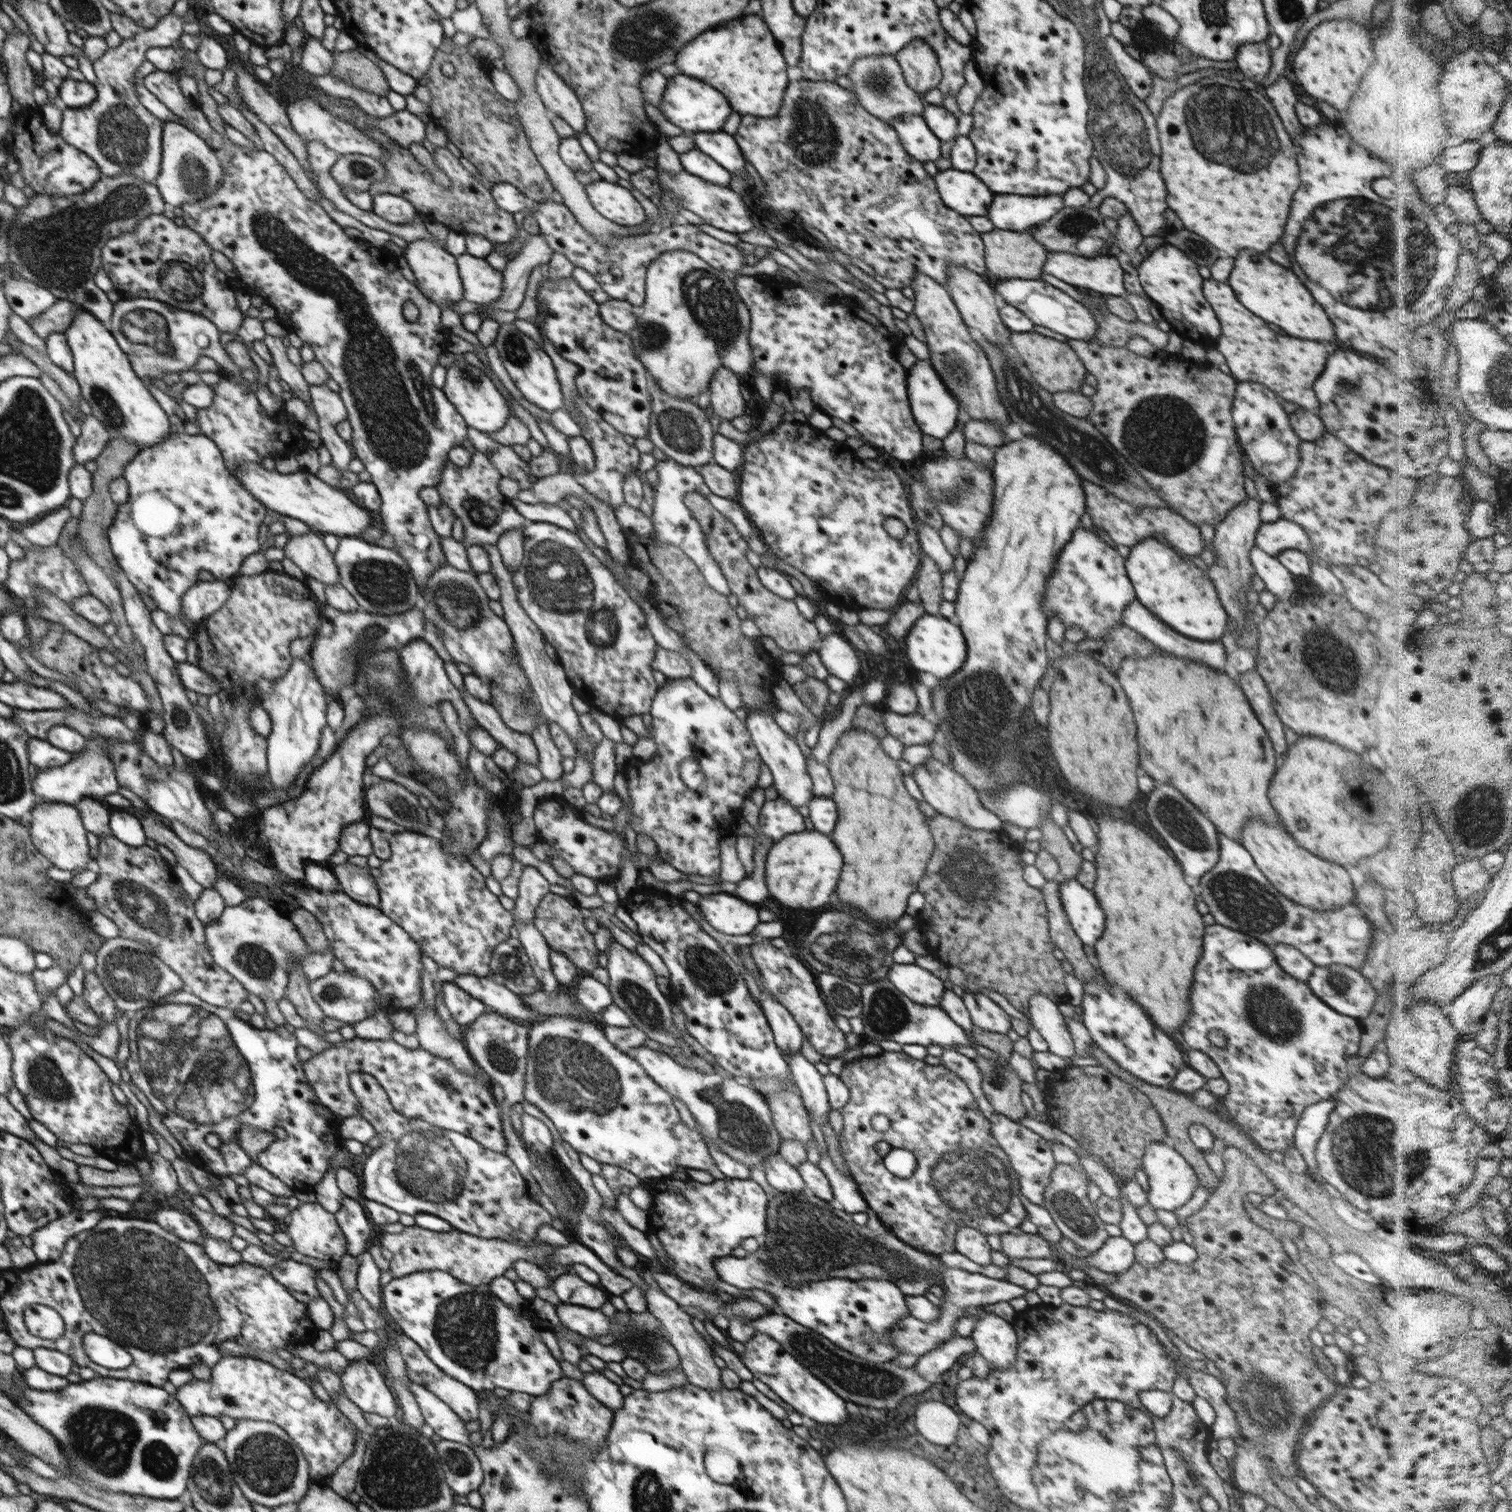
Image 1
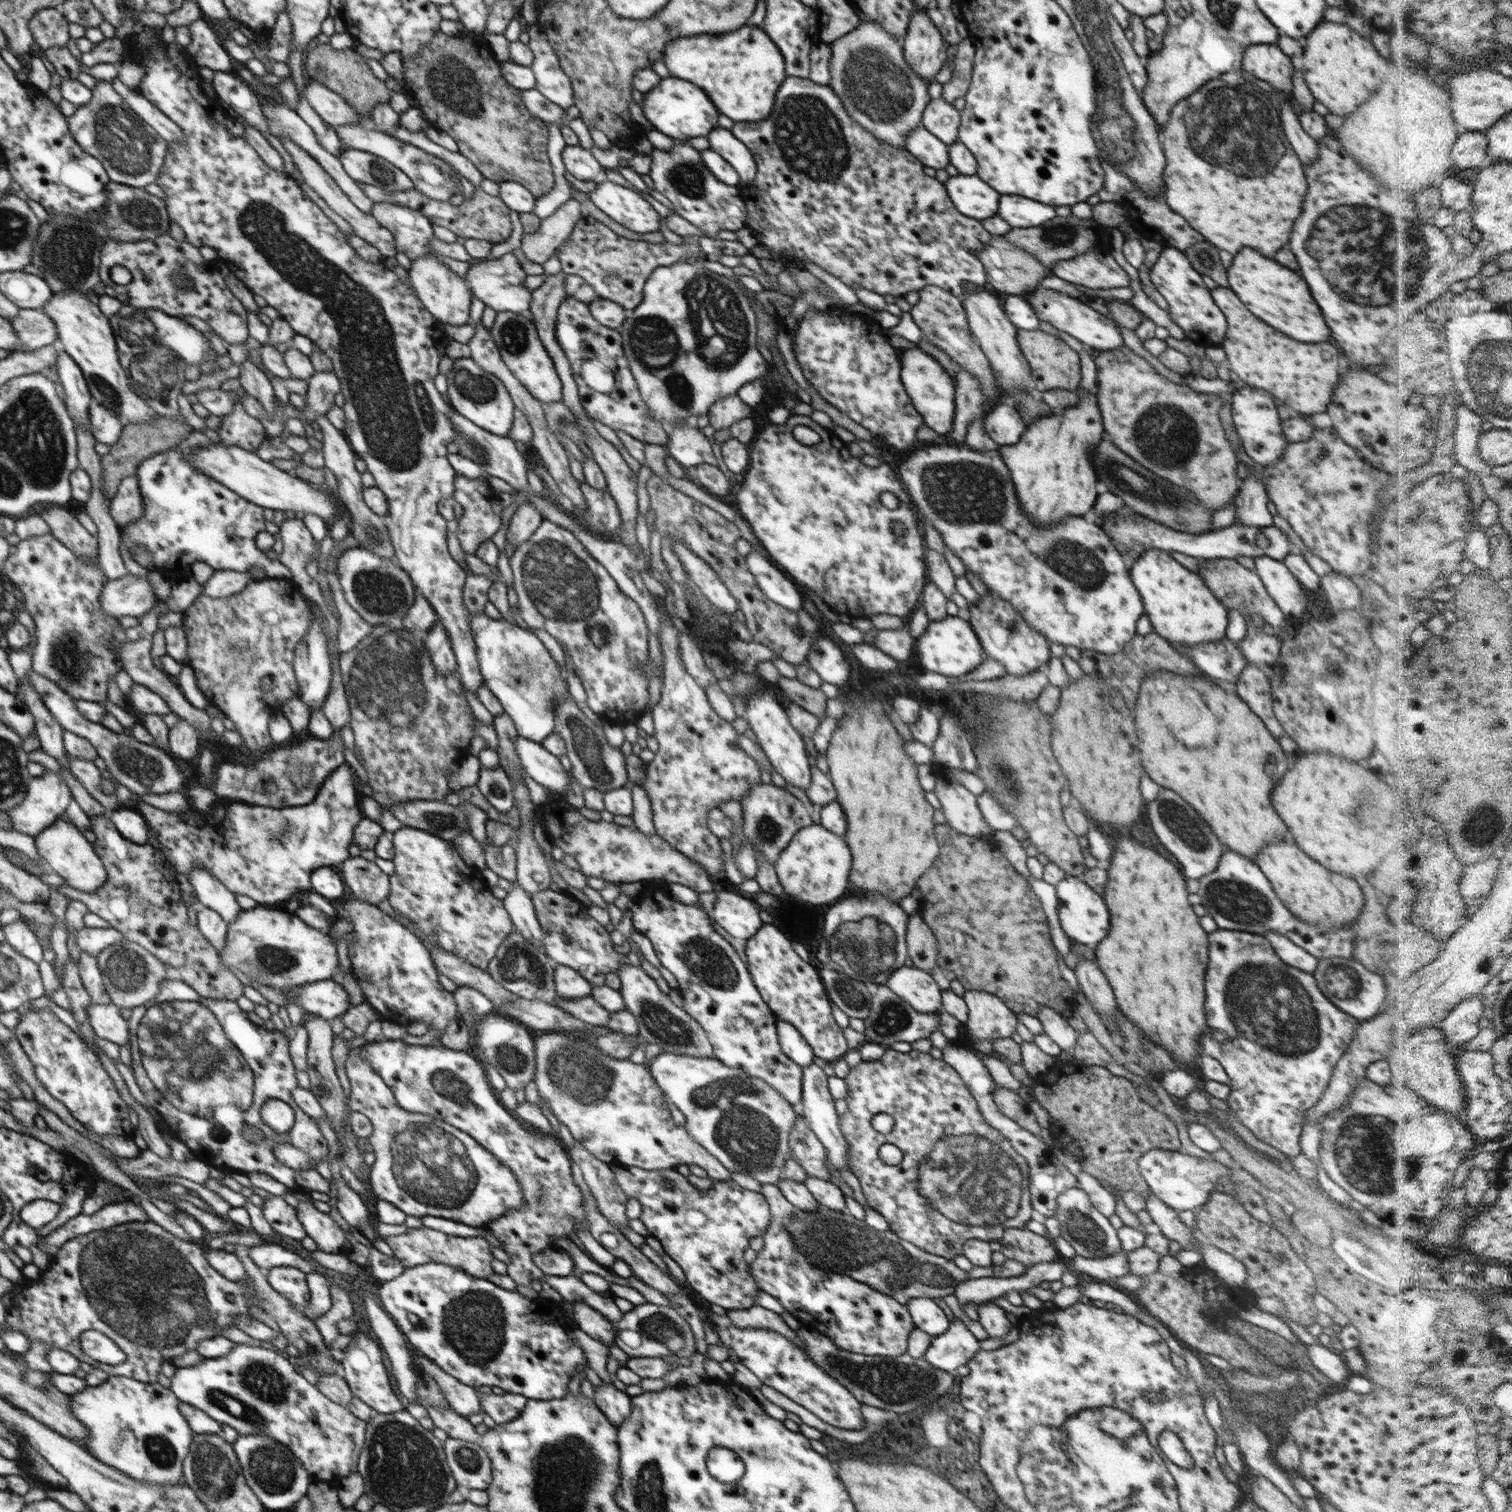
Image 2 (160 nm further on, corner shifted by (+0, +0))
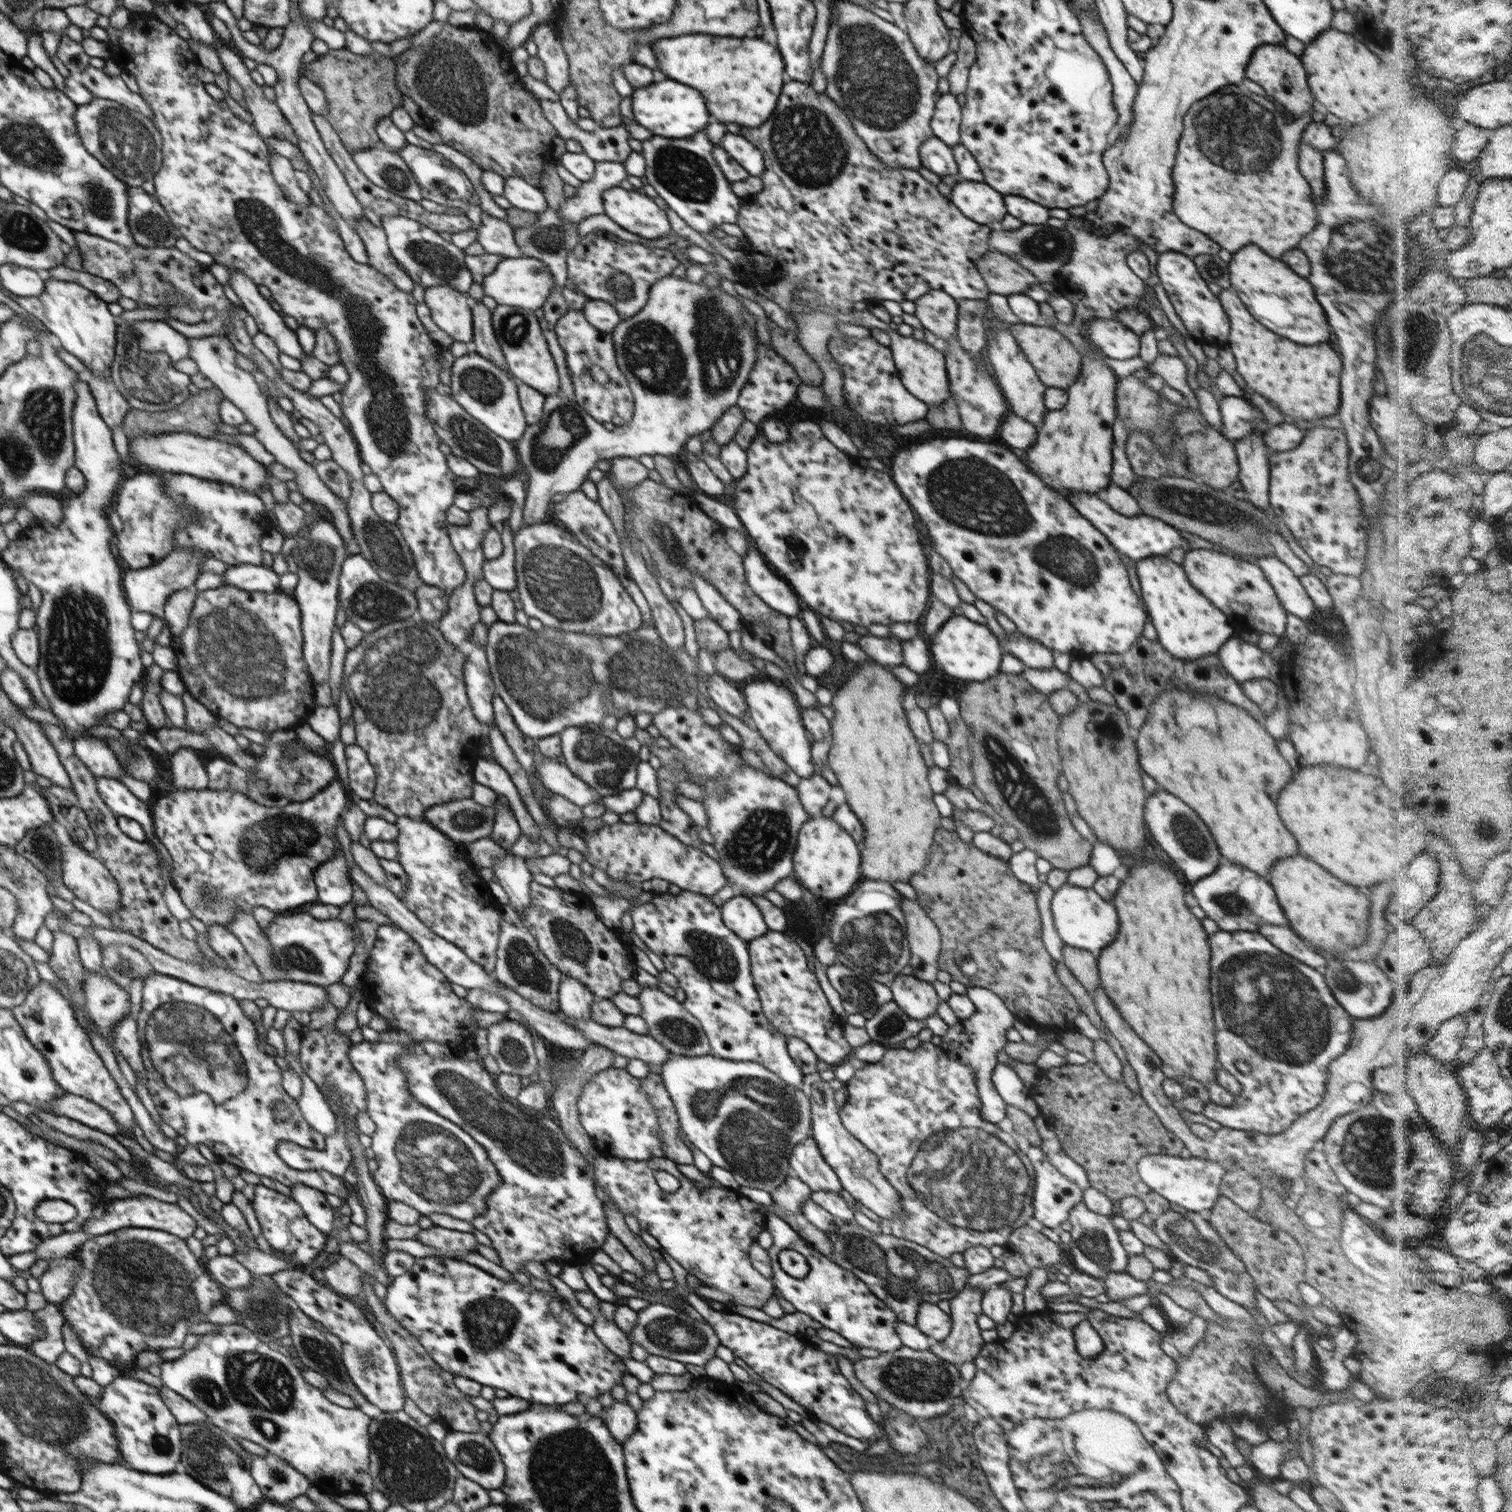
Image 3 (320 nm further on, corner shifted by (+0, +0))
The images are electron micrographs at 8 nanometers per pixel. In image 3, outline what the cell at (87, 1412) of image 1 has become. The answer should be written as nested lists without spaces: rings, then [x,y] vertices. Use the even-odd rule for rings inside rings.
[[[119,1376],[114,1379],[112,1384],[103,1387],[103,1393],[98,1398],[94,1398],[94,1404],[115,1424],[115,1430],[118,1432],[119,1451],[123,1454],[121,1462],[124,1462],[124,1465],[150,1474],[175,1472],[176,1464],[181,1460],[181,1425],[162,1400],[158,1387],[150,1386],[149,1383],[140,1382],[138,1379]]]

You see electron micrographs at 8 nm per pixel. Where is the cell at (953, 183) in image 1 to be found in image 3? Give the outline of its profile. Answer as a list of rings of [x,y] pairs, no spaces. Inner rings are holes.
[[[958,179],[950,196],[966,218],[978,224],[1000,222],[1006,216],[1004,196],[982,182]]]

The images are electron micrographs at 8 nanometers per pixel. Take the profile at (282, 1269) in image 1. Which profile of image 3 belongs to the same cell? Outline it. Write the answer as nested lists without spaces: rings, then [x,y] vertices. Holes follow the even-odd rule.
[[[301,1267],[275,1272],[274,1282],[286,1296],[290,1296],[299,1309],[342,1341],[341,1359],[352,1382],[382,1412],[403,1410],[404,1389],[399,1375],[399,1366],[393,1350],[385,1343],[385,1338],[374,1329],[364,1312],[346,1298],[335,1294],[330,1287],[321,1285],[314,1277],[302,1272]]]

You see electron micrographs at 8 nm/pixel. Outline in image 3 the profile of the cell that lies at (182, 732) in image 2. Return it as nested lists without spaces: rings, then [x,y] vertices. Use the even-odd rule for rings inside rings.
[[[184,747],[184,748],[178,749],[176,752],[170,755],[170,772],[172,772],[173,789],[174,788],[185,788],[186,790],[208,789],[209,778],[207,775],[206,769],[204,767],[204,764],[202,764],[200,757],[196,753],[197,753],[197,750],[192,749],[190,747]]]

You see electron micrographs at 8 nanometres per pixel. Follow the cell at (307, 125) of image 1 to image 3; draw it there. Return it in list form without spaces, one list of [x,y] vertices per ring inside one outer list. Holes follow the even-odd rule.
[[[409,143],[406,144],[406,146],[404,146],[404,148],[401,148],[400,150],[390,150],[390,151],[396,151],[404,159],[404,162],[410,167],[410,170],[413,172],[413,175],[415,176],[415,179],[419,183],[420,194],[423,197],[423,199],[436,202],[437,204],[442,204],[448,208],[453,207],[460,209],[462,207],[467,206],[470,198],[473,196],[474,186],[472,186],[471,180],[455,164],[452,164],[452,161],[448,162],[447,158],[443,154],[436,152],[434,149],[428,150],[428,149],[424,149],[423,147],[418,147]]]

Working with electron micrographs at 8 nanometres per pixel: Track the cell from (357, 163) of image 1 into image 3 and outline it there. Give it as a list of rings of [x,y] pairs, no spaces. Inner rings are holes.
[[[379,145],[372,149],[357,150],[352,158],[375,186],[418,203],[423,200],[413,172],[396,151]]]

